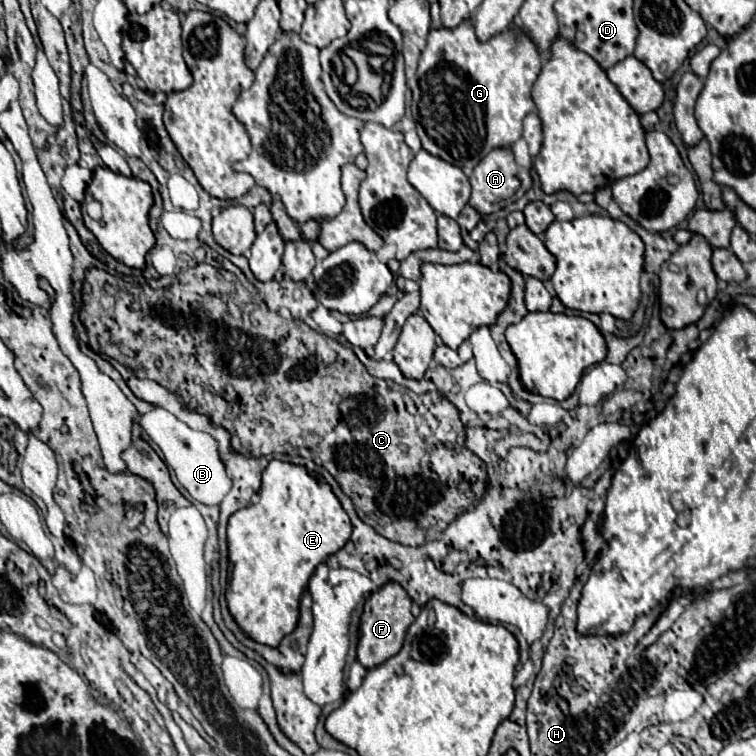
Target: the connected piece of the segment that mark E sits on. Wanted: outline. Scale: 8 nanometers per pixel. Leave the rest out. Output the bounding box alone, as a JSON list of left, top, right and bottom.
[226,459,350,647]

